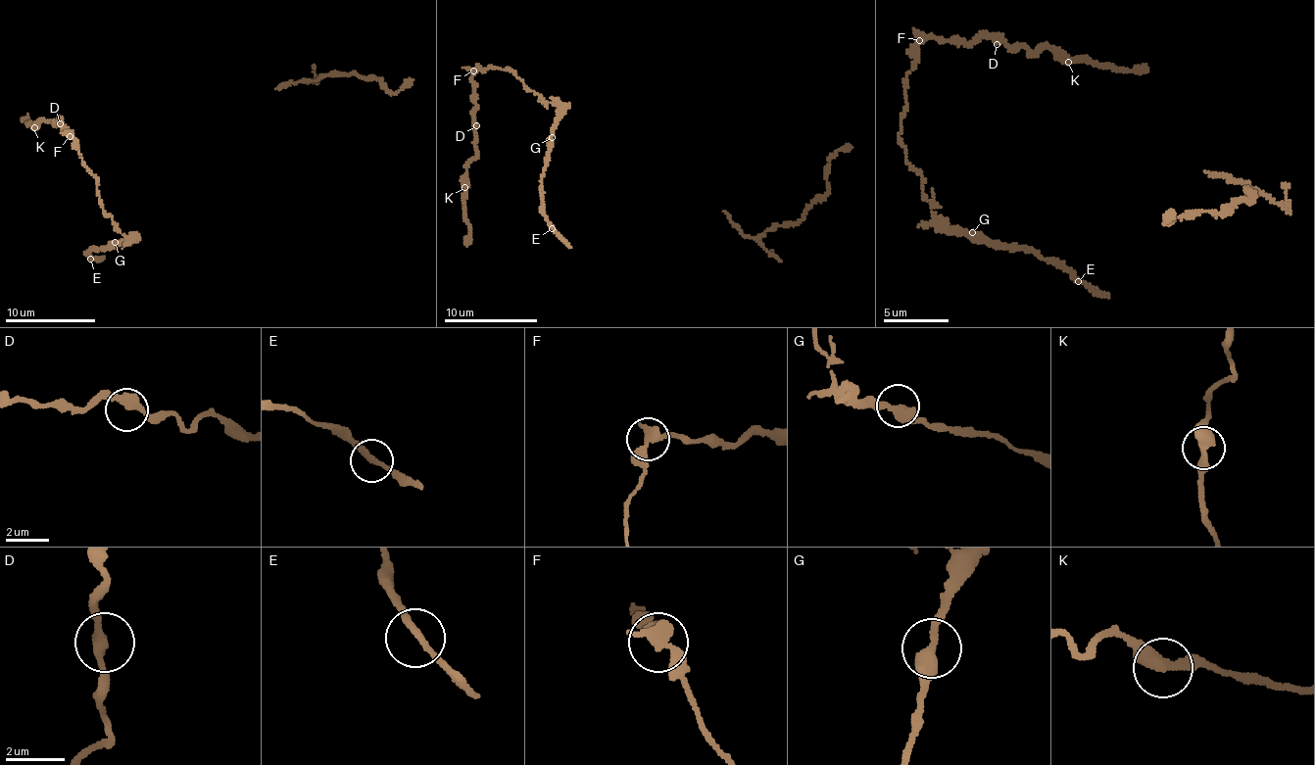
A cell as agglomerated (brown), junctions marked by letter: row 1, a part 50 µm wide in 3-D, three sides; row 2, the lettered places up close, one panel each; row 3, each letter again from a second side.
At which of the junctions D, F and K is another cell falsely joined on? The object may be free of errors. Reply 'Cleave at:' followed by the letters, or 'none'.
Cleave at: F

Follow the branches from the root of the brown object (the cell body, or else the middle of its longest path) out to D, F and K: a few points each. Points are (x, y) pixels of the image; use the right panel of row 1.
D: (1076, 279), (1032, 252), (951, 233), (899, 139), (904, 80), (920, 43), (997, 44)
F: (1076, 279), (1032, 252), (974, 242), (936, 219), (921, 175), (899, 139), (904, 80), (919, 39)
K: (1076, 279), (1032, 252), (951, 233), (899, 139), (904, 80), (926, 38), (998, 36), (1068, 62)

